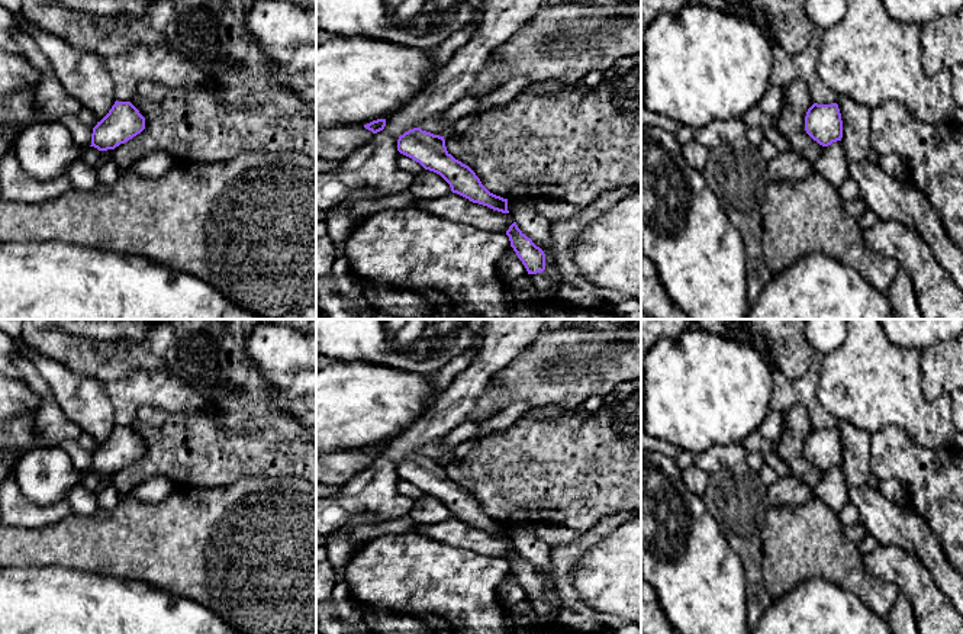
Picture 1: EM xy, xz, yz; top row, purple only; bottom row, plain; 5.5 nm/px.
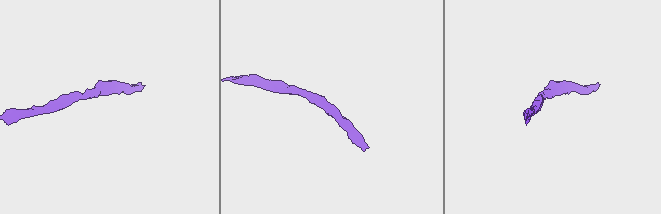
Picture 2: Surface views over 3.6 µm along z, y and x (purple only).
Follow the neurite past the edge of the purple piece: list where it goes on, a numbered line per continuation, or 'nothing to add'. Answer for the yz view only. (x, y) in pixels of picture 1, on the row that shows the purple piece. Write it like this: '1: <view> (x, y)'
nothing to add

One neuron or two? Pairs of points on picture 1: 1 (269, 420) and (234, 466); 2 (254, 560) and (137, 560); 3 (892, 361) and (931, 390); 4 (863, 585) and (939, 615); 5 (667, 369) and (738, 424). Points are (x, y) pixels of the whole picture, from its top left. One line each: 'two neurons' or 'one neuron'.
1: one neuron
2: one neuron
3: two neurons
4: two neurons
5: one neuron

